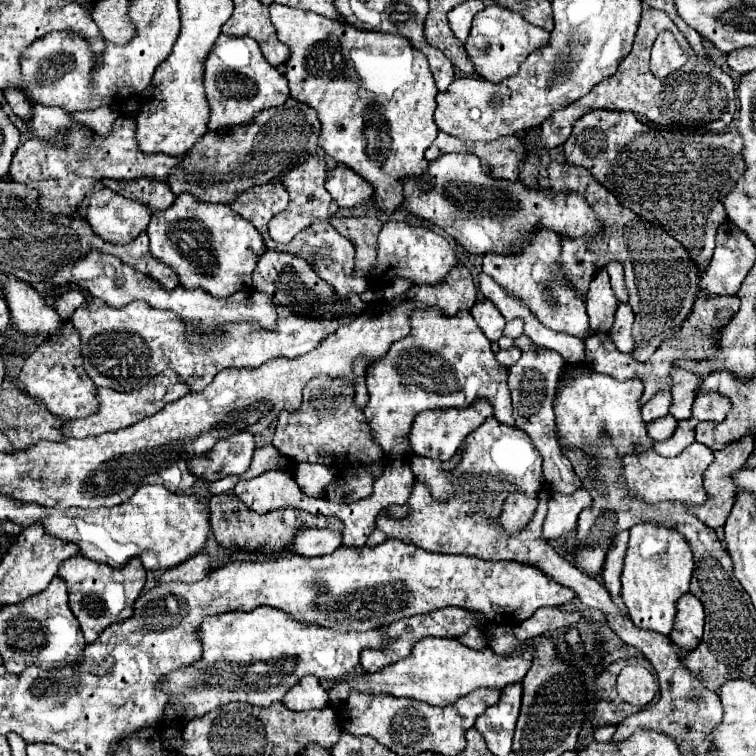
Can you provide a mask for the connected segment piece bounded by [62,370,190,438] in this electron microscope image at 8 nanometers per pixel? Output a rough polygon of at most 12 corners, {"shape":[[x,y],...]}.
{"shape":[[164,370],[132,392],[100,388],[98,412],[66,422],[86,438],[140,422],[190,386]]}

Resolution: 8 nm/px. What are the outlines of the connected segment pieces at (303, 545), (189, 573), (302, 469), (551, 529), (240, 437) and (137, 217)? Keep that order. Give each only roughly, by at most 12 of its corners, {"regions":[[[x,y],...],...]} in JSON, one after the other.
{"regions":[[[302,528],[288,544],[300,556],[324,556],[342,546],[342,532]],[[208,554],[166,570],[160,582],[198,582],[212,570]],[[298,462],[292,476],[304,494],[320,498],[334,480],[324,464]],[[586,490],[552,494],[542,534],[556,540],[576,528],[592,504]],[[238,432],[206,454],[188,470],[214,482],[244,474],[254,454],[254,436]],[[110,188],[86,210],[92,230],[112,244],[146,232],[152,212]]]}

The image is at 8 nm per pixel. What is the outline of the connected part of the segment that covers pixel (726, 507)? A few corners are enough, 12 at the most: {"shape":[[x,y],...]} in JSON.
{"shape":[[754,436],[714,452],[704,472],[708,502],[690,506],[708,528],[724,526],[734,500],[732,474],[752,452]]}

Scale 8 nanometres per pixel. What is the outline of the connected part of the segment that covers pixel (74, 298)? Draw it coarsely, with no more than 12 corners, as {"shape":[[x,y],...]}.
{"shape":[[82,292],[54,296],[54,308],[68,320],[82,302]]}

